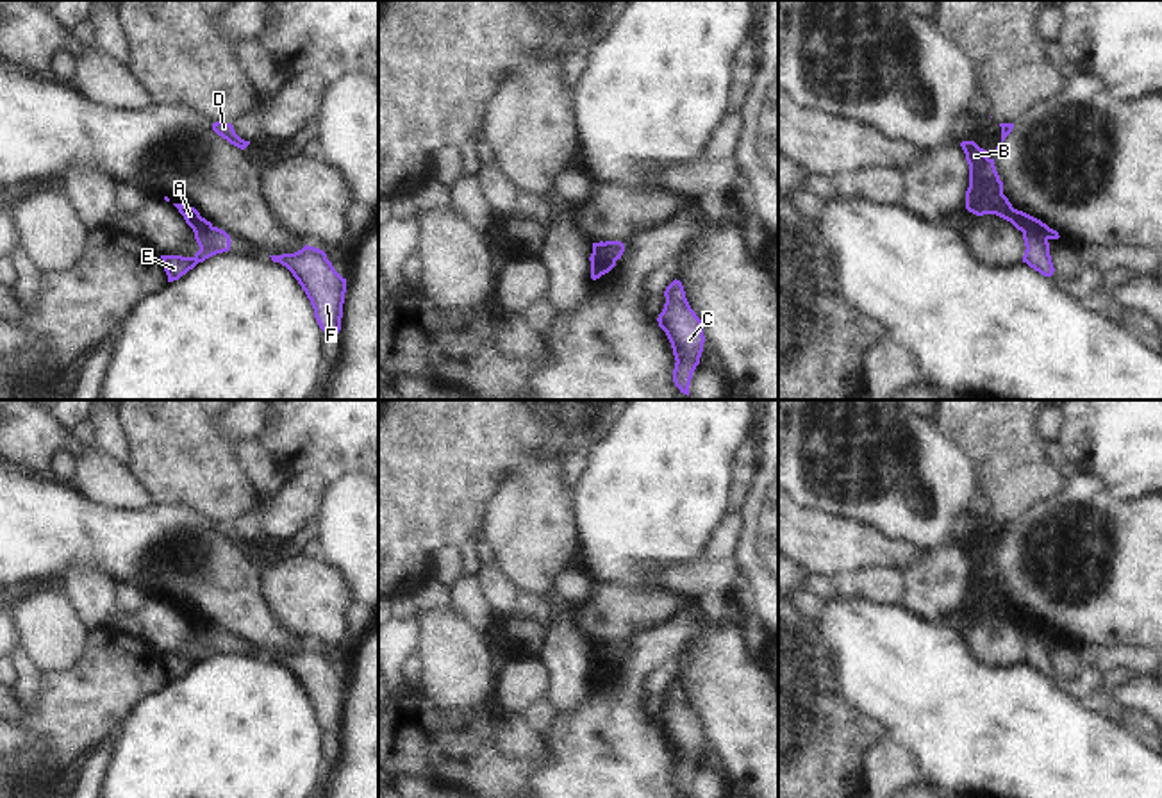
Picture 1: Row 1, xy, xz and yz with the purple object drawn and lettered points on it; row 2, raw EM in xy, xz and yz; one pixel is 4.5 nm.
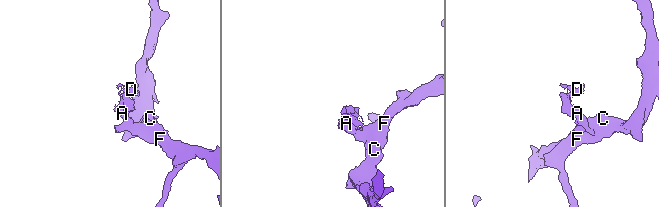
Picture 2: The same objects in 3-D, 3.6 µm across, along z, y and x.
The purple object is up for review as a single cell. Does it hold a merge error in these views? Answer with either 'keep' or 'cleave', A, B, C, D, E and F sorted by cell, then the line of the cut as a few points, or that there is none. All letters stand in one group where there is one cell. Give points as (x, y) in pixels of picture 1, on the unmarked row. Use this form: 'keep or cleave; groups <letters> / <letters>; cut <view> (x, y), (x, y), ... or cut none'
cleave; groups A B D / C E F; cut xz (595, 648), (614, 663)

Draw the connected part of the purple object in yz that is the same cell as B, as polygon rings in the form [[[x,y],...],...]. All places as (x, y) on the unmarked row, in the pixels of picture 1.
[[[975,541],[960,543],[969,564],[969,587],[966,591],[966,609],[976,616],[996,614],[1010,621],[1017,630],[1032,630],[1046,639],[1058,639],[1058,632],[1041,619],[1012,607],[1003,594],[1003,582],[994,566],[994,559],[987,557],[987,550]]]

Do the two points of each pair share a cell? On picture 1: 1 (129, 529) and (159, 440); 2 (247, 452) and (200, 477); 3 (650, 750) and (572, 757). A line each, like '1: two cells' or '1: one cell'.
1: two cells
2: two cells
3: one cell

